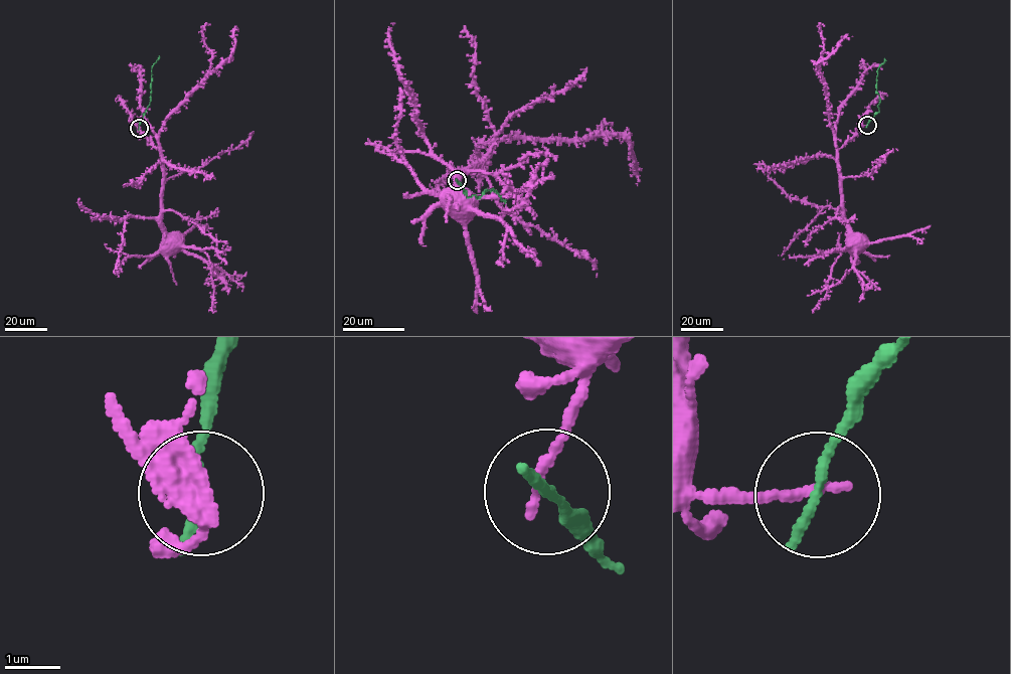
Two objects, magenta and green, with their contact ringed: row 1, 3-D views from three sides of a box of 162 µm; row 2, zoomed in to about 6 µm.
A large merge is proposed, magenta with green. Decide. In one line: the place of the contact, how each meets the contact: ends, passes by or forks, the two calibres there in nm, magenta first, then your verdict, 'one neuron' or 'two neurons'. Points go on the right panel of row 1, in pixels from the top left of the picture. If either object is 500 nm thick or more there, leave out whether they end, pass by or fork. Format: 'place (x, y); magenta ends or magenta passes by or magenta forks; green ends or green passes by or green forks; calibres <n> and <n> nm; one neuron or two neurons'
place (867, 125); magenta ends; green ends; calibres 190 and 220 nm; two neurons

